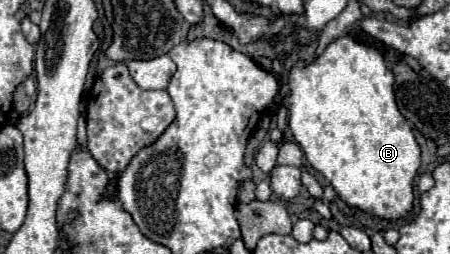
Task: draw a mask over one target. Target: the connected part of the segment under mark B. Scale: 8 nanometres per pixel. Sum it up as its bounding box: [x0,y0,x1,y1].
[287,33,421,219]

